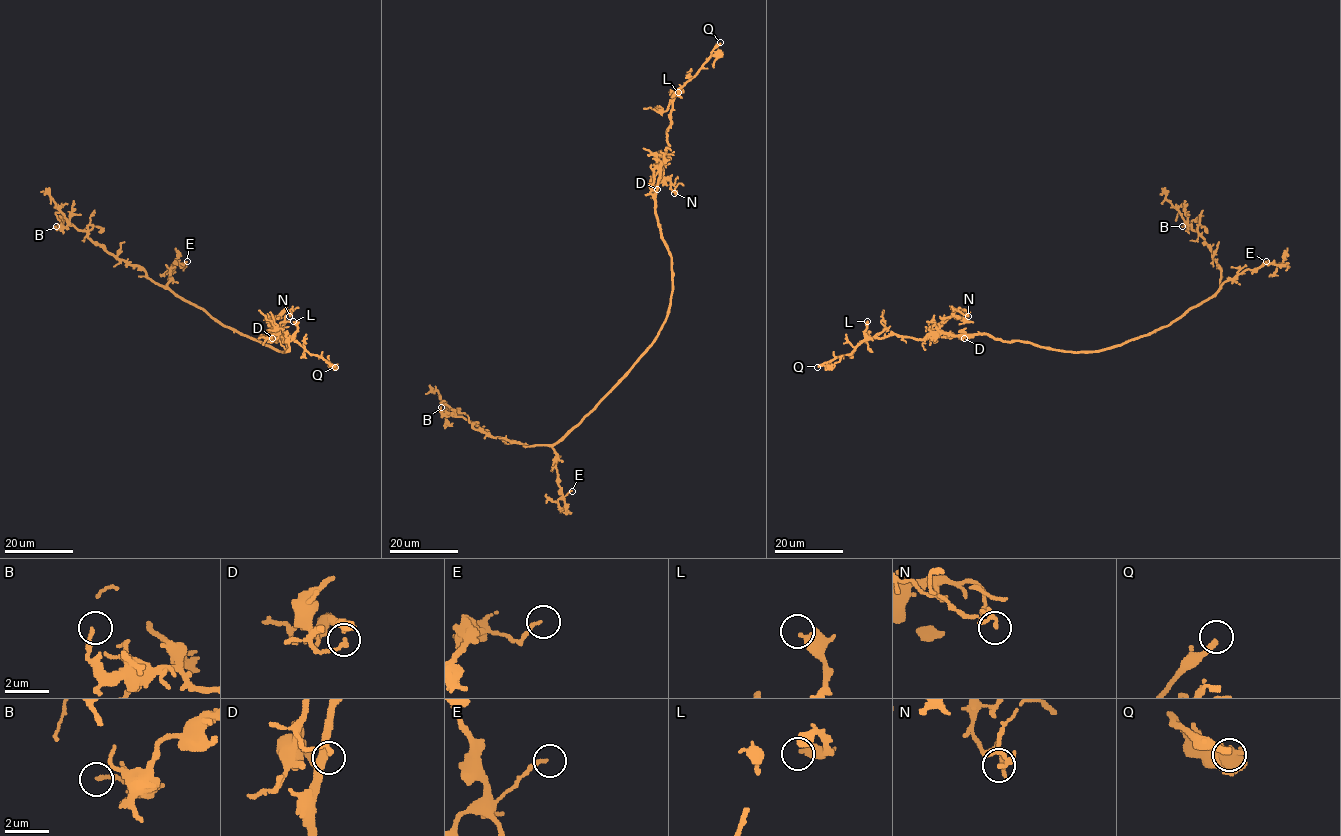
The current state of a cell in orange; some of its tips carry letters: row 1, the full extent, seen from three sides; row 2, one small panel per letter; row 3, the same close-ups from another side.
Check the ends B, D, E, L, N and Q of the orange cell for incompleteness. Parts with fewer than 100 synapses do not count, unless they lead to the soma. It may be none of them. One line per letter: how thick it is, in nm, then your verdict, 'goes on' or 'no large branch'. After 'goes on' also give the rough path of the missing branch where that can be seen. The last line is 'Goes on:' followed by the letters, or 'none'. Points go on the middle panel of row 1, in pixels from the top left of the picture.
B: 180 nm | no large branch
D: 150 nm | no large branch
E: 140 nm | no large branch
L: 440 nm | no large branch
N: 170 nm | no large branch
Q: 240 nm | goes on | (720, 42), (732, 39), (737, 26), (685, 1), (669, 1)
Goes on: Q

